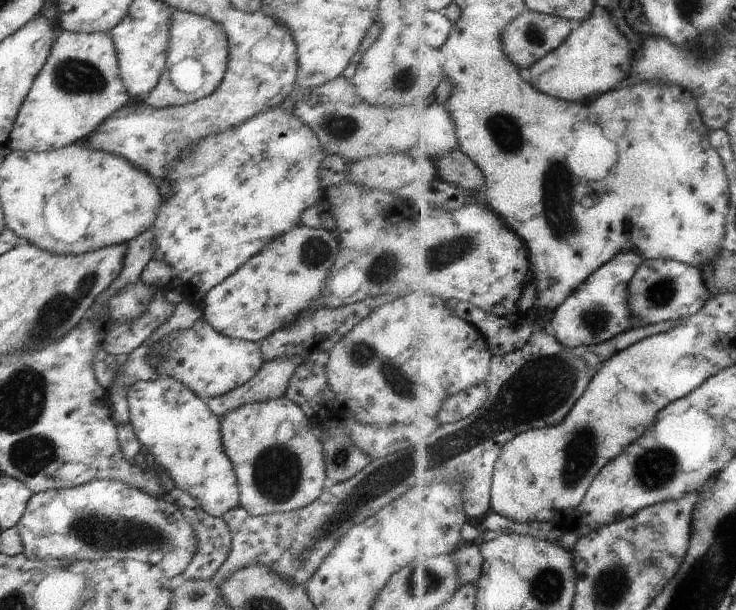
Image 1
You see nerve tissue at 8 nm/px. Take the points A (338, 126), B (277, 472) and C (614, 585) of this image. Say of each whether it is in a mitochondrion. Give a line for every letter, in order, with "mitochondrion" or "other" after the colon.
A: mitochondrion
B: mitochondrion
C: mitochondrion

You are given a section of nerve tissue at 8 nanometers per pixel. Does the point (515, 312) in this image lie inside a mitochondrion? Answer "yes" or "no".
no

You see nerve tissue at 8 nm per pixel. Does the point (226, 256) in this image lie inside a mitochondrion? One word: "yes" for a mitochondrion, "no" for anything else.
no

